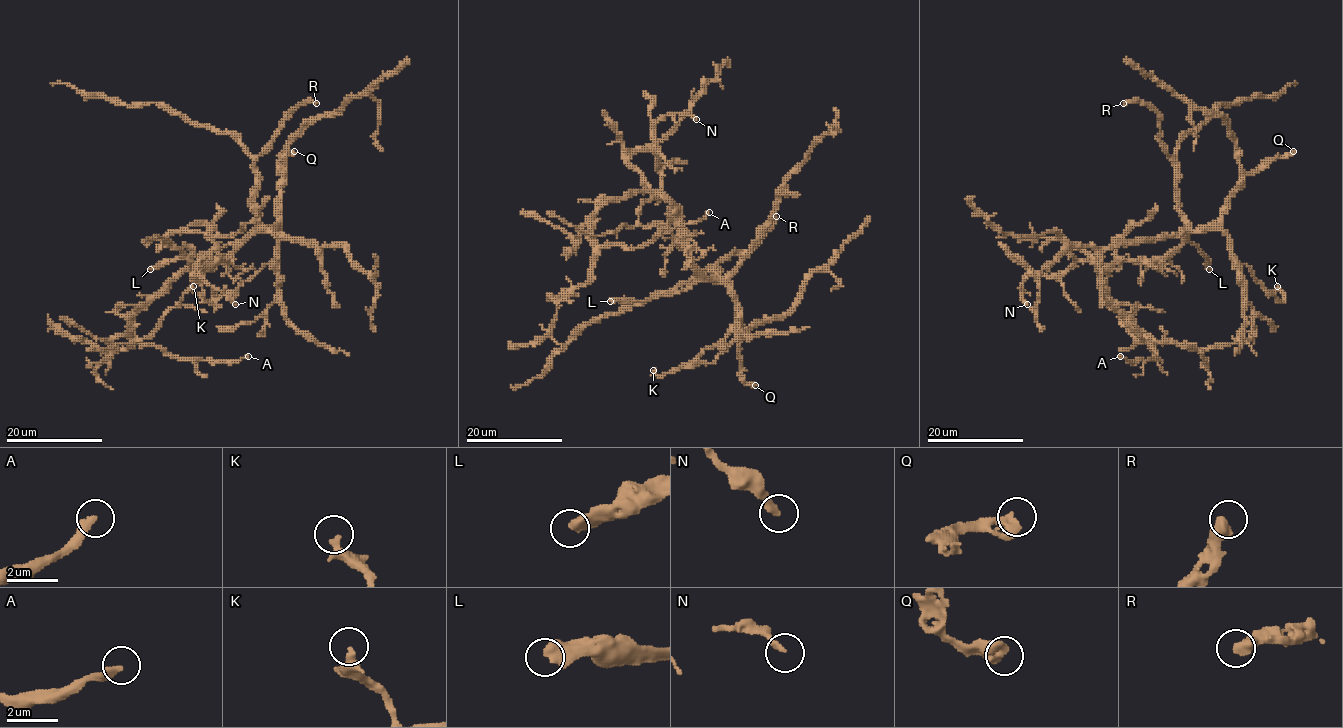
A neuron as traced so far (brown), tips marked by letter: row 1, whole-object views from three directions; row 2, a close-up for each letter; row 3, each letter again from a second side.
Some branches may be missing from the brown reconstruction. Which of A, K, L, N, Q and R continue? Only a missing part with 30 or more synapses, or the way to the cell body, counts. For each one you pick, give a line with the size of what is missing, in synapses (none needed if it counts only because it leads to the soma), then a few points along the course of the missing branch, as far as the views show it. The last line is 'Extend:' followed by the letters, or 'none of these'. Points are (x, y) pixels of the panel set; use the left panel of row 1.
Extend: none of these

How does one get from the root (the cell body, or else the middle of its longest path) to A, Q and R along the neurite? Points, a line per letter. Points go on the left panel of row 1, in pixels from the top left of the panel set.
A: (234, 250), (207, 268), (177, 272), (132, 317), (130, 334), (186, 360), (239, 362), (248, 356)
Q: (234, 250), (253, 233), (269, 231), (280, 220), (278, 163), (283, 155), (294, 151)
R: (234, 250), (257, 222), (256, 158), (291, 110), (305, 102), (316, 103)

